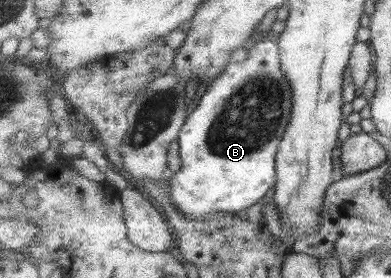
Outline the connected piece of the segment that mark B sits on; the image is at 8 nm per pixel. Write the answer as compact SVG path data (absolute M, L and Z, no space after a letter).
M269 34L259 41L257 41L251 49L249 49L249 58L244 63L231 62L225 70L225 73L218 77L205 91L201 97L200 102L193 112L187 117L183 124L178 140L180 143L180 155L182 159L181 169L174 174L169 174L170 178L170 198L177 206L177 210L181 212L184 217L191 221L205 219L215 212L235 215L237 213L243 214L246 209L253 207L255 203L259 203L269 193L271 187L275 187L278 182L278 175L276 172L276 155L280 143L283 141L283 136L289 122L292 118L294 99L293 90L286 76L282 72L283 65L281 64L281 53L279 52L279 37Z

